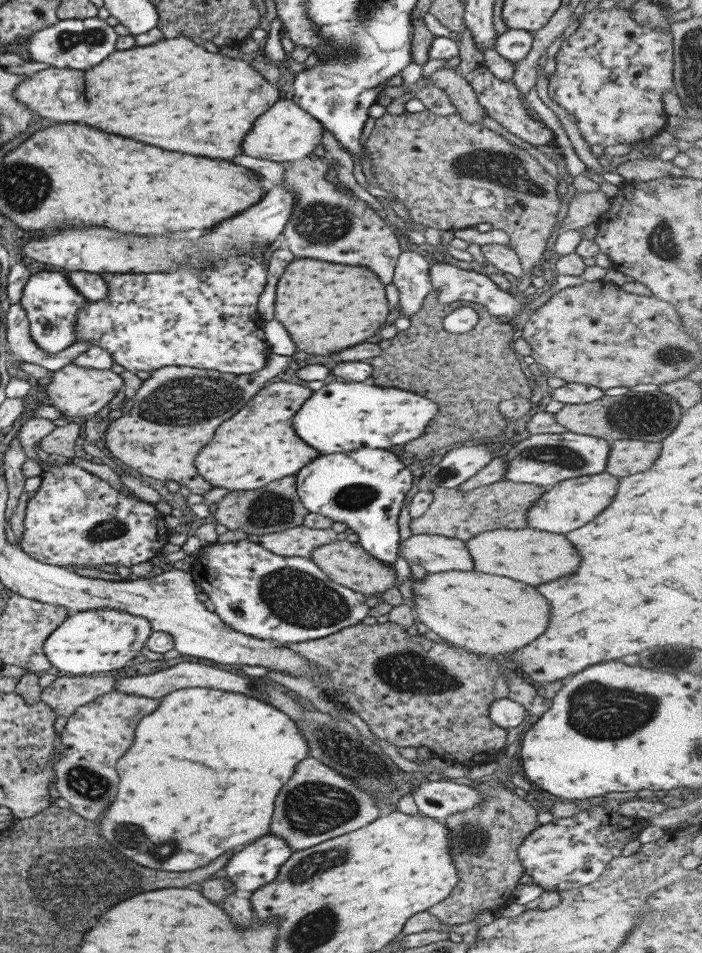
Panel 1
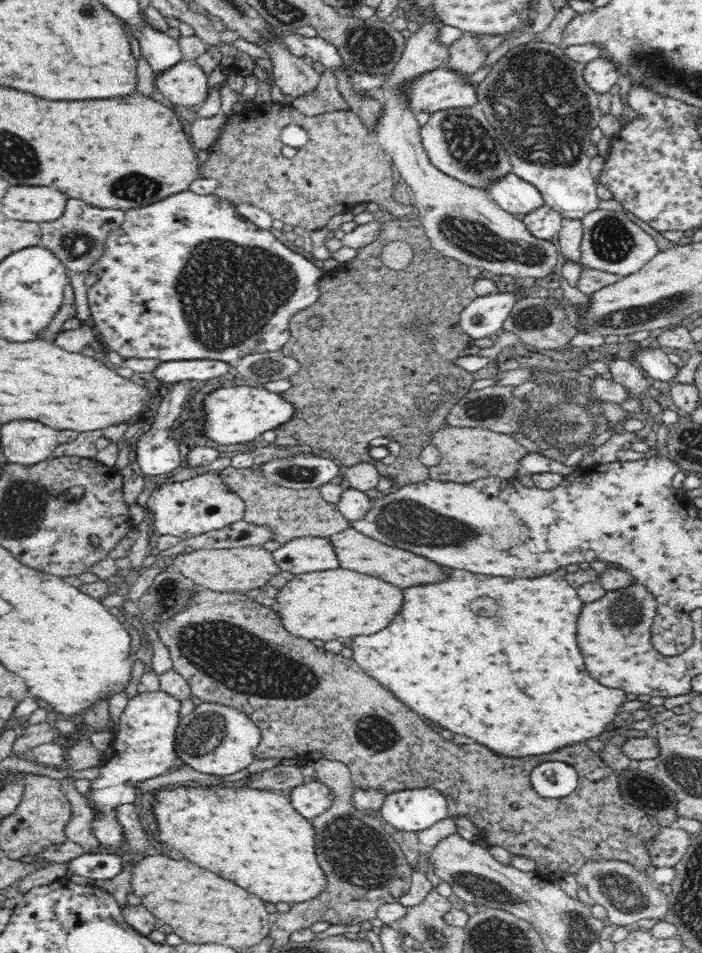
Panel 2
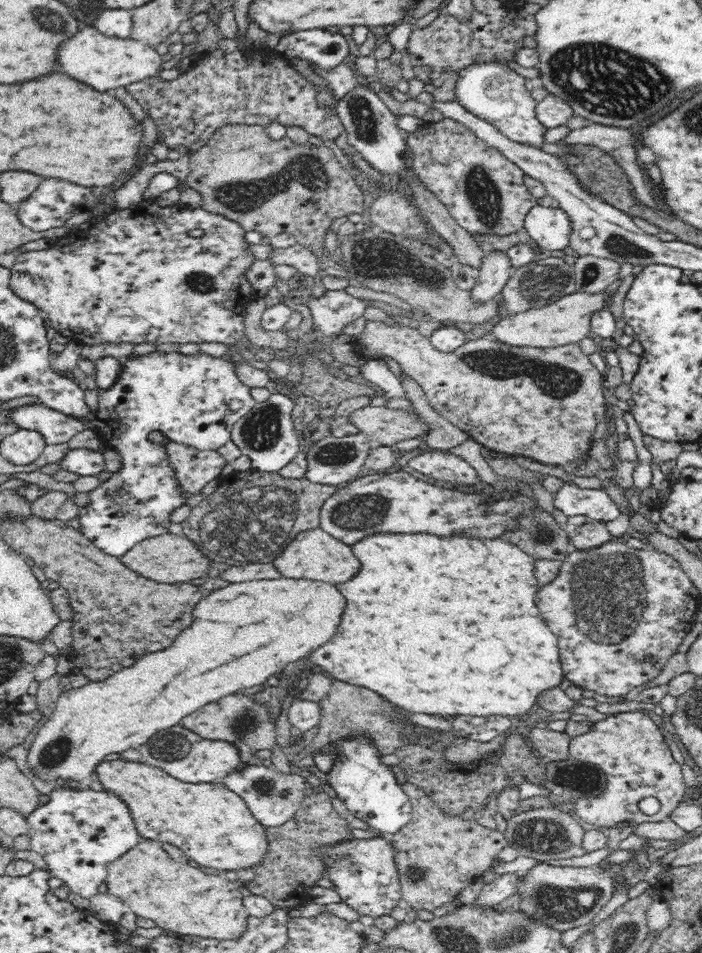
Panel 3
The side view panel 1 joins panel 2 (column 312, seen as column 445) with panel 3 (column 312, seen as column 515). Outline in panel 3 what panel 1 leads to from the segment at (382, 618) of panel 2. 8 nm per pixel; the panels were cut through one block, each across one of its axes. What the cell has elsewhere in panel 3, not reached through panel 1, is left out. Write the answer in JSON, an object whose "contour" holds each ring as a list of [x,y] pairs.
{"contour":[[[304,578],[252,580],[214,590],[194,606],[192,626],[182,630],[172,646],[140,656],[140,660],[114,672],[106,680],[90,681],[64,691],[28,750],[30,771],[35,777],[52,784],[64,780],[79,786],[109,754],[139,749],[159,730],[180,725],[183,718],[195,709],[244,688],[266,684],[266,680],[279,674],[286,664],[292,664],[326,644],[336,634],[344,608],[346,600],[336,586]]]}

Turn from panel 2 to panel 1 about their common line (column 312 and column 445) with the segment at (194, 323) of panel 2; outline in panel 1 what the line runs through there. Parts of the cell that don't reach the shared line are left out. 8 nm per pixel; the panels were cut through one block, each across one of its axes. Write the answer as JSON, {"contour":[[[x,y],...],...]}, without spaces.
{"contour":[[[433,260],[432,267],[429,269],[430,286],[432,290],[436,290],[436,300],[444,304],[452,304],[453,302],[470,302],[484,305],[488,309],[490,316],[501,317],[505,316],[507,319],[514,319],[522,314],[522,306],[520,301],[514,298],[509,292],[504,292],[490,280],[482,272],[473,272],[470,270],[461,270],[456,266],[441,263],[439,260]]]}

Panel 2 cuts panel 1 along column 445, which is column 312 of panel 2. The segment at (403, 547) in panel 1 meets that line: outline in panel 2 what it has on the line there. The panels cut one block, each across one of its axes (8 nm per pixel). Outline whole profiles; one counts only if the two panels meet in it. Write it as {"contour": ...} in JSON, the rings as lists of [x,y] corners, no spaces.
{"contour":[[[304,536],[285,542],[271,553],[280,570],[295,575],[340,568],[334,545],[328,537]]]}

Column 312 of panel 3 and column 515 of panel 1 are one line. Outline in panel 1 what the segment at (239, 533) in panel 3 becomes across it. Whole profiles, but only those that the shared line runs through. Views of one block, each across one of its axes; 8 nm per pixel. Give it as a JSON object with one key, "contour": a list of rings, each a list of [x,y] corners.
{"contour":[[[502,480],[479,486],[472,490],[437,487],[433,491],[433,501],[424,514],[411,518],[410,532],[413,535],[432,534],[447,538],[469,541],[476,534],[498,529],[523,529],[527,526],[527,510],[533,502],[547,491],[547,486]]]}

